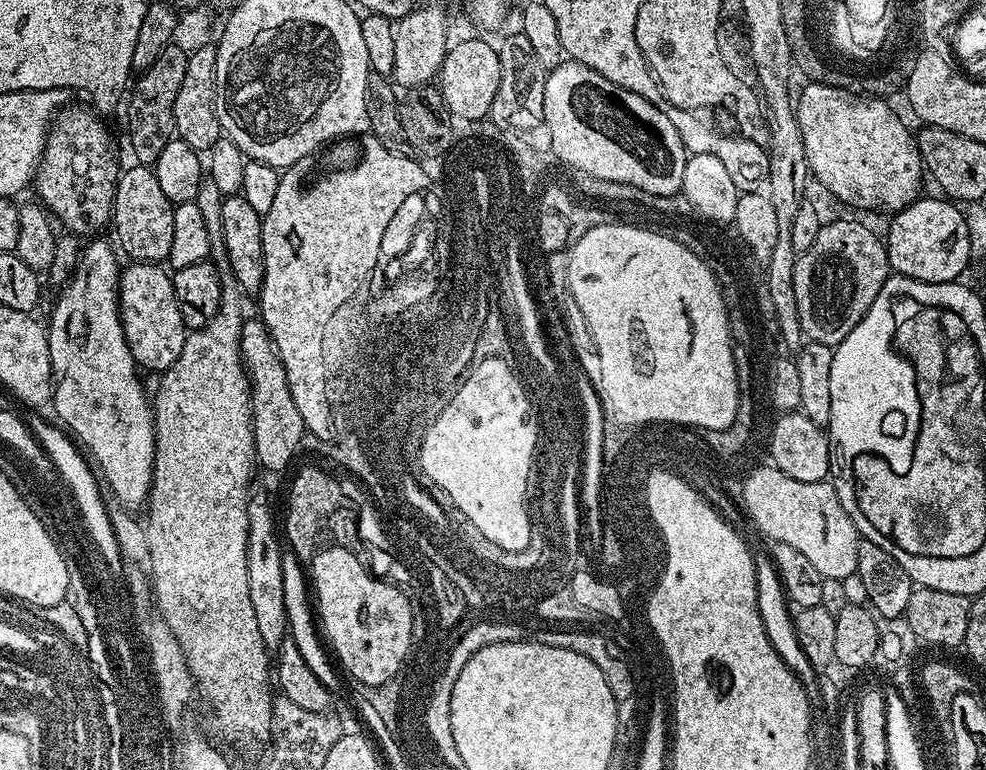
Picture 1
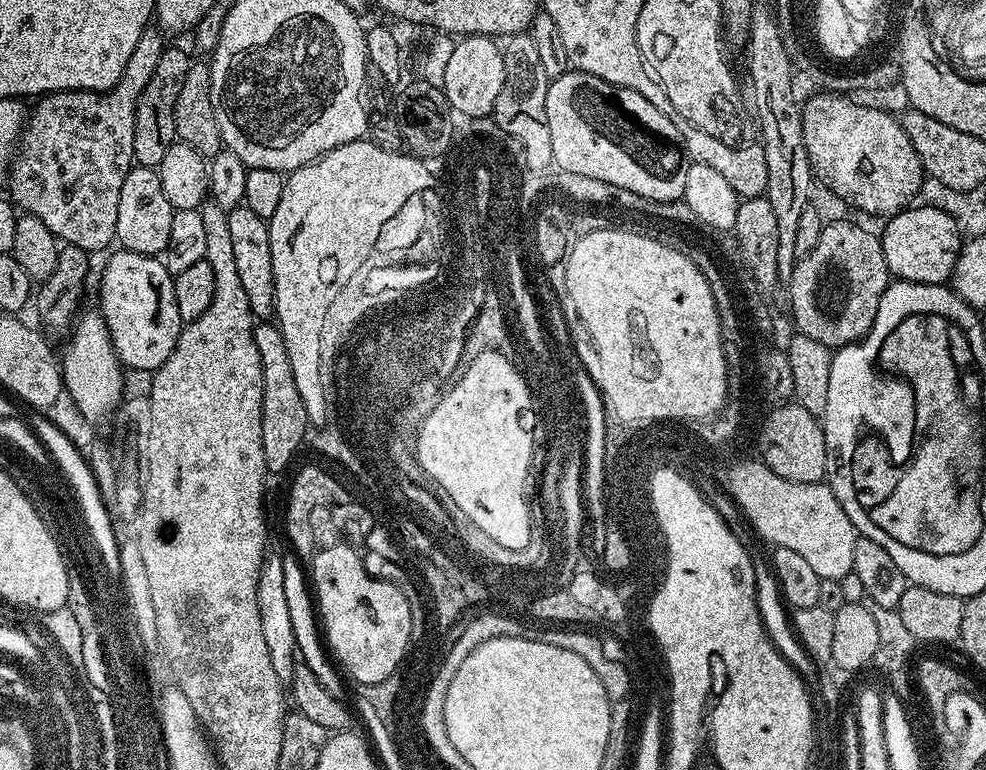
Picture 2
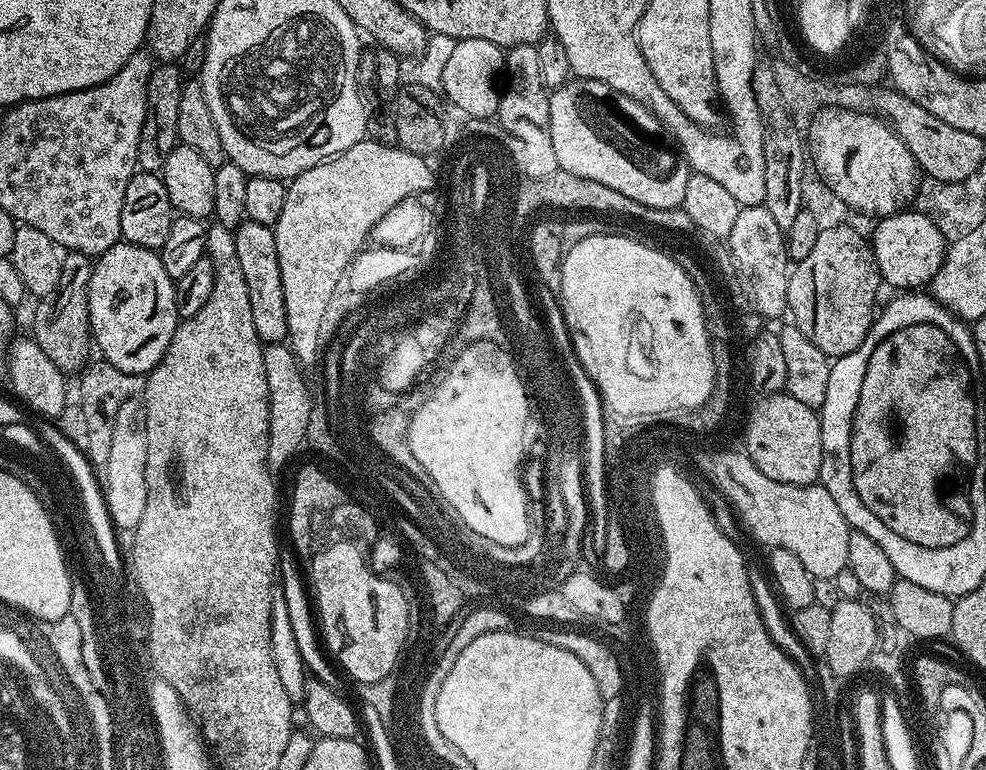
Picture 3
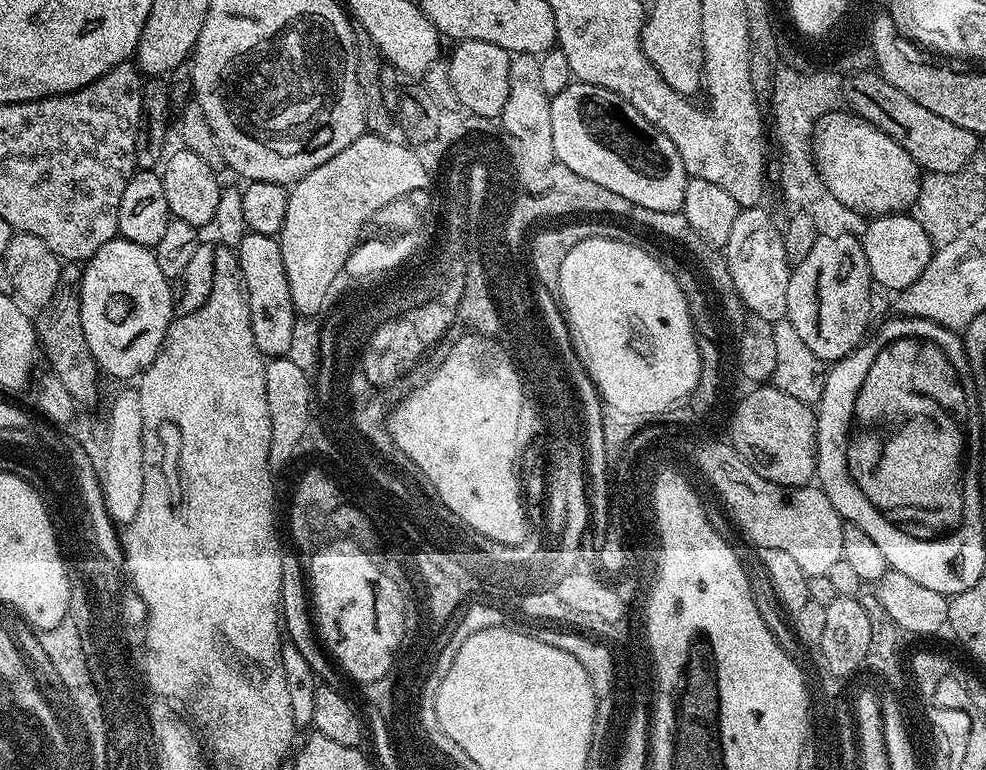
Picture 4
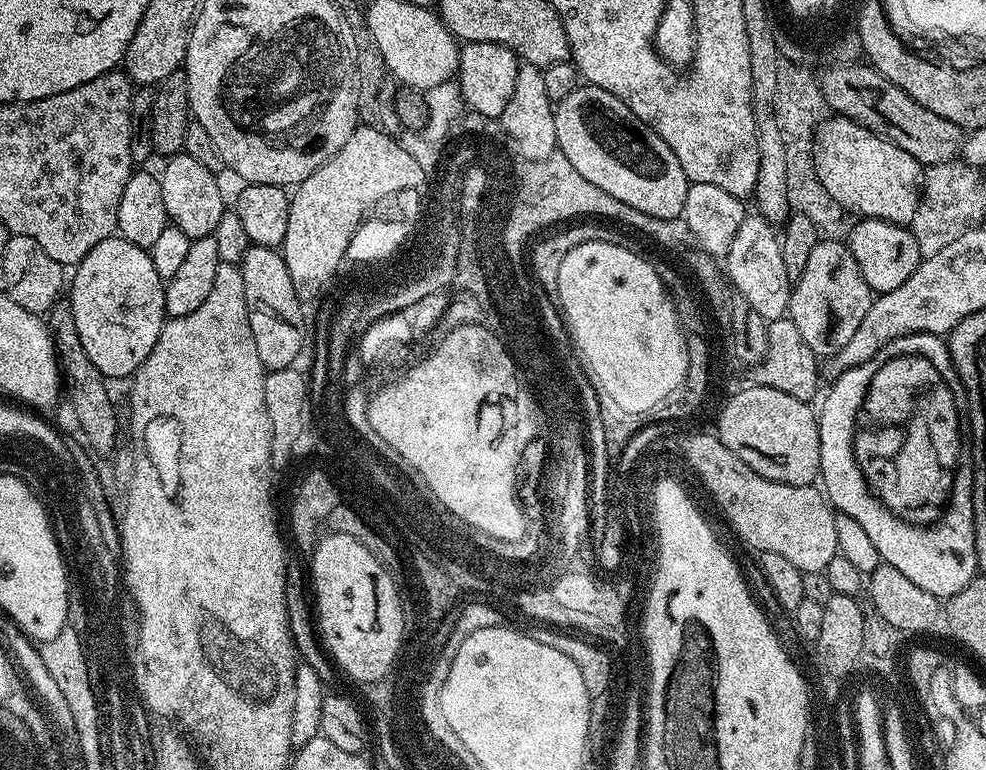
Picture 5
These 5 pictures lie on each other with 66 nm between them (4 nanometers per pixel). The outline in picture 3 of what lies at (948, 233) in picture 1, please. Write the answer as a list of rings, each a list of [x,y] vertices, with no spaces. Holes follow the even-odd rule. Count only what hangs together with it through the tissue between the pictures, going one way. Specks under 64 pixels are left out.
[[[905,210],[876,220],[876,229],[870,238],[876,259],[876,271],[892,290],[920,290],[931,285],[934,274],[944,261],[945,236],[930,217],[917,210]]]

